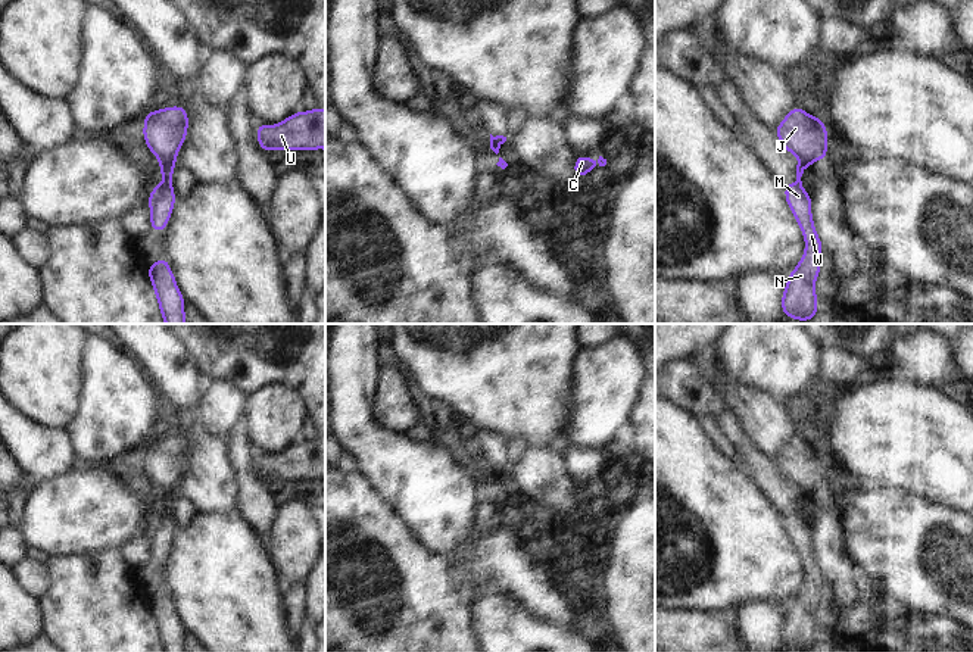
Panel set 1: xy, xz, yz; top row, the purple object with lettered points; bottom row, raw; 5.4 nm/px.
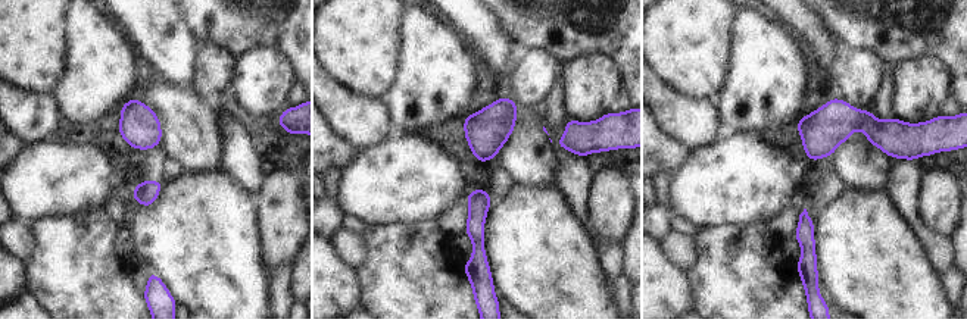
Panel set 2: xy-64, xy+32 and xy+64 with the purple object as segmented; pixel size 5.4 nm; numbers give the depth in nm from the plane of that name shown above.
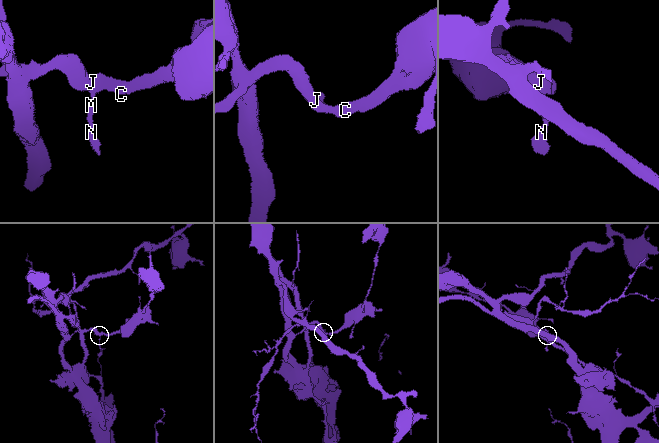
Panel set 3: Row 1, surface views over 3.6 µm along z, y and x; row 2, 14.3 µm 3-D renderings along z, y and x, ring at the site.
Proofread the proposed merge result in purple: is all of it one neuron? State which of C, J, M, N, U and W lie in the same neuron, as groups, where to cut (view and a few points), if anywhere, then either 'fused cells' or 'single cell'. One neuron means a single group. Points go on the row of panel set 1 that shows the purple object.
C J U / M N W | xy (174, 161), (161, 164) | fused cells

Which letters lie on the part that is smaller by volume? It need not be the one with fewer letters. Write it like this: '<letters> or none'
M, N, W

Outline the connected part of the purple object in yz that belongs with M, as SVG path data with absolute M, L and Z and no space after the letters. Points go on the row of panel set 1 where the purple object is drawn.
M798 163L796 183L783 185L788 206L805 240L805 252L796 268L788 275L782 294L782 315L796 321L813 321L817 316L818 296L814 291L814 284L820 275L820 258L823 253L823 244L811 215L811 193L802 188L801 177L805 168L804 163Z

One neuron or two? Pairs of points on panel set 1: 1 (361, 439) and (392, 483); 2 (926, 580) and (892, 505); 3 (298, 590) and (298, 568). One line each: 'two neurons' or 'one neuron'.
1: one neuron
2: one neuron
3: two neurons

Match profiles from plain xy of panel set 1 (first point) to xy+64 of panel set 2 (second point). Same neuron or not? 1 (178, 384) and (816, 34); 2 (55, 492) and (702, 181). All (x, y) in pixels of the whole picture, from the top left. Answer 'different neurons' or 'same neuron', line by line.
1: same neuron
2: same neuron

